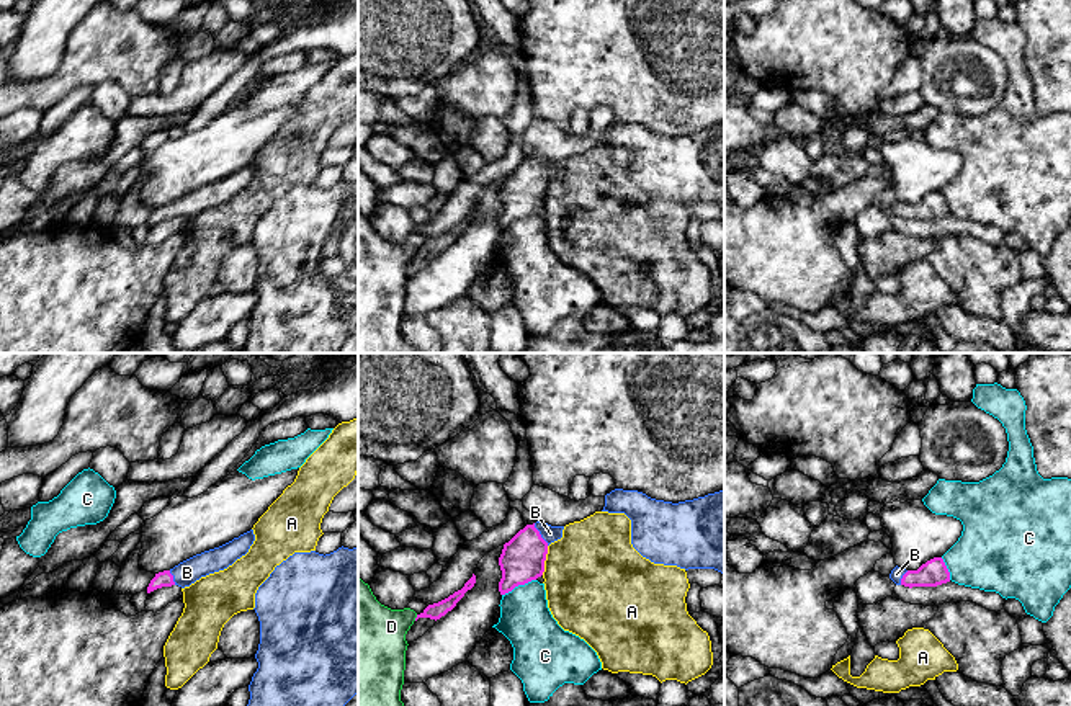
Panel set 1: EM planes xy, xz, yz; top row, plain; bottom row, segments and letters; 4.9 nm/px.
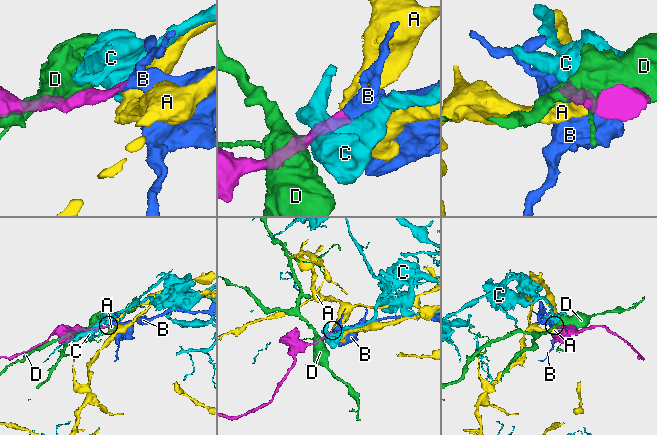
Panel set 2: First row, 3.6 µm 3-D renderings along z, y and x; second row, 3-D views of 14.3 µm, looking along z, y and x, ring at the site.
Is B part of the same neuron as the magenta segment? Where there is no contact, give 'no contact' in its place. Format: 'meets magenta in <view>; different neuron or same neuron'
meets magenta in xz; same neuron

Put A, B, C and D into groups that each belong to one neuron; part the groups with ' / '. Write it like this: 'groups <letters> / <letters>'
groups A / B / C / D

